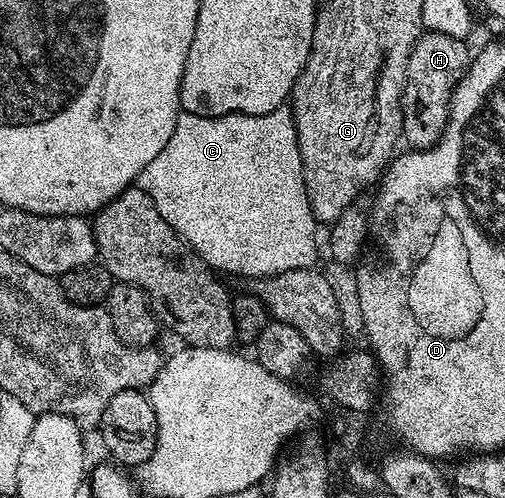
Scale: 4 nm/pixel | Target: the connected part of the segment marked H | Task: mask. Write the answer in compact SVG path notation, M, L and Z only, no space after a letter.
M422 31L421 37L415 42L411 50L411 58L407 62L407 74L405 75L405 92L401 95L401 134L410 149L422 152L439 142L439 138L445 133L445 127L449 121L449 107L453 101L453 92L457 89L457 83L465 76L471 63L470 45L459 38L451 38L451 34L439 34L438 32Z

